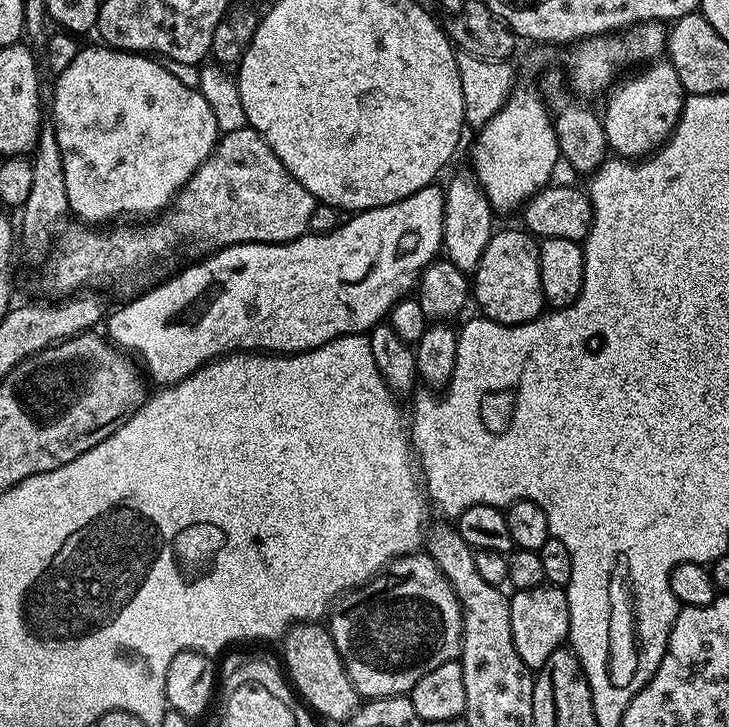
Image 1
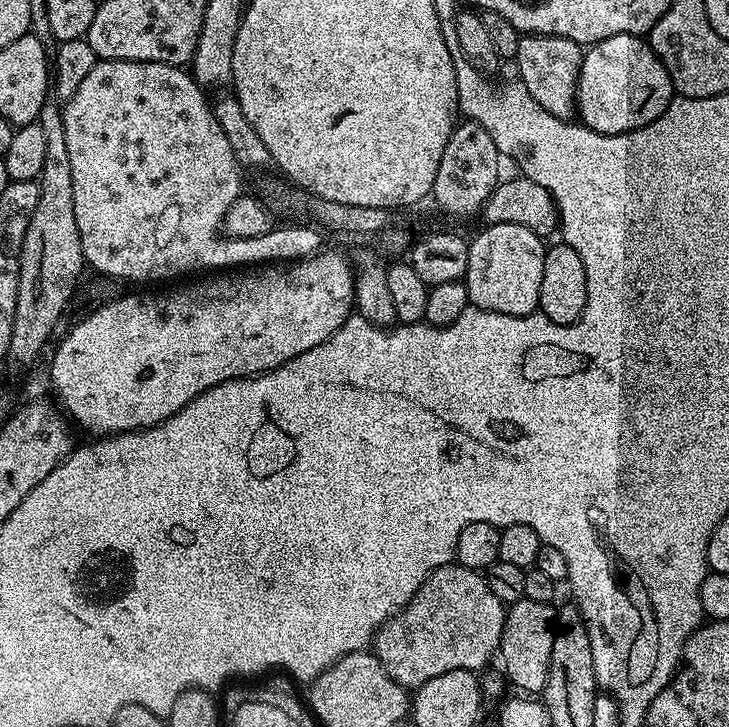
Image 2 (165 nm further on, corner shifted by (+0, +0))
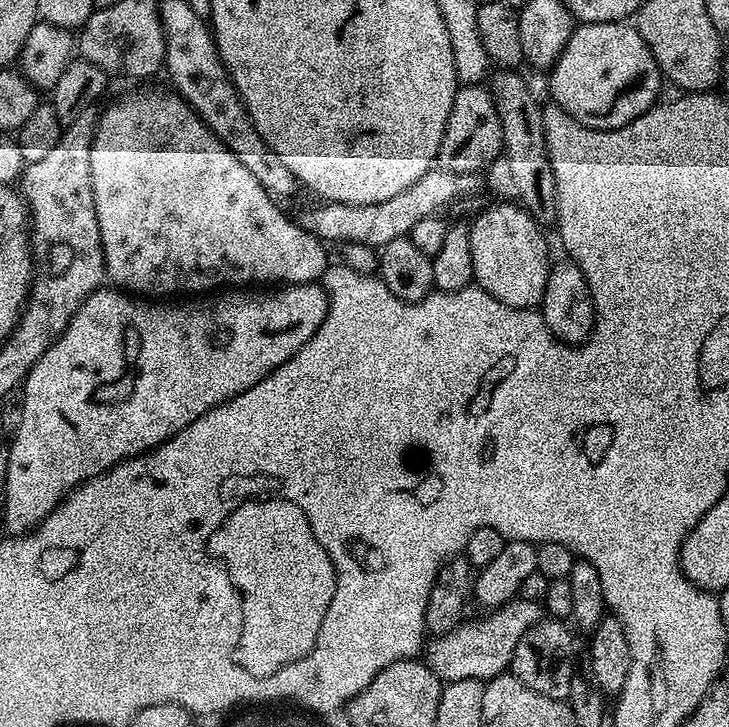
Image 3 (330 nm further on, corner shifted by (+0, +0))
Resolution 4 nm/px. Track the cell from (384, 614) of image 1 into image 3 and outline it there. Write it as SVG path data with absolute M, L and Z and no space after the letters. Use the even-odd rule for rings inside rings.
M517 598L500 608L491 609L481 620L465 619L444 635L433 635L426 644L426 663L442 682L490 681L509 671L514 658L514 646L518 646L522 634L526 634L526 630L530 630L530 626L541 619L540 604Z

